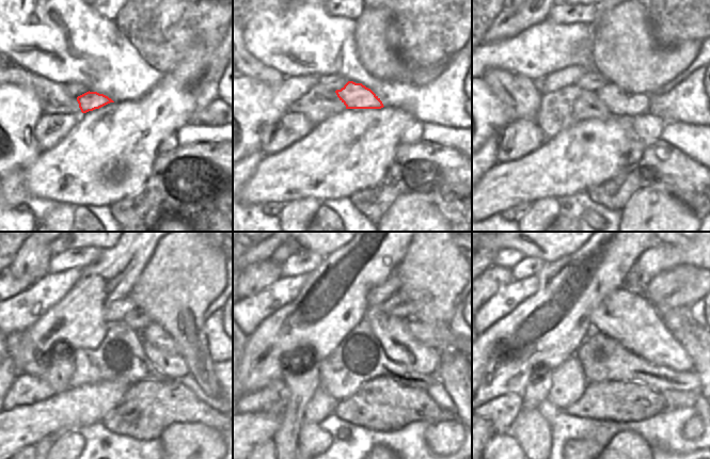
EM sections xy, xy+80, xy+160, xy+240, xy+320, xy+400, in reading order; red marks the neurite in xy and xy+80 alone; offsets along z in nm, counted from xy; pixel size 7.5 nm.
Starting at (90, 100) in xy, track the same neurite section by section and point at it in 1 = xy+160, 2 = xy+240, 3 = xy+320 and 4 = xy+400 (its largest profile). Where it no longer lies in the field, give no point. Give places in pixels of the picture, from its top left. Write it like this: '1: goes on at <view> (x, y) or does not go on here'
1: goes on at xy+160 (618, 101)
2: goes on at xy+240 (153, 333)
3: goes on at xy+320 (437, 334)
4: goes on at xy+400 (689, 330)

